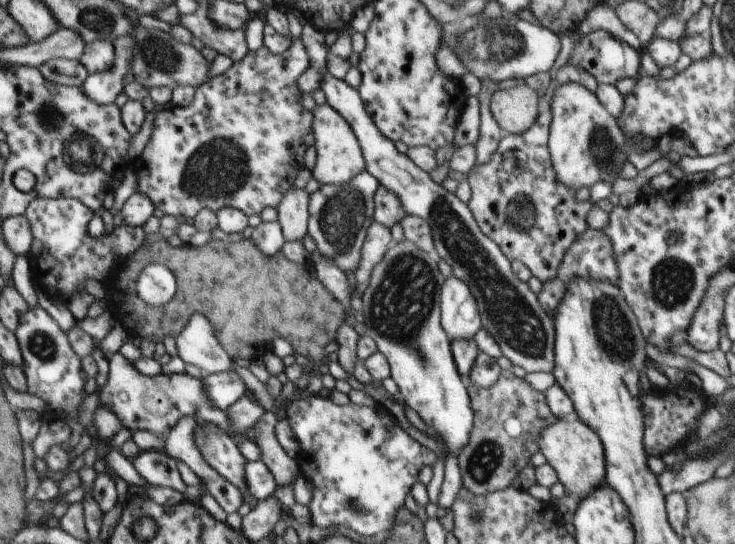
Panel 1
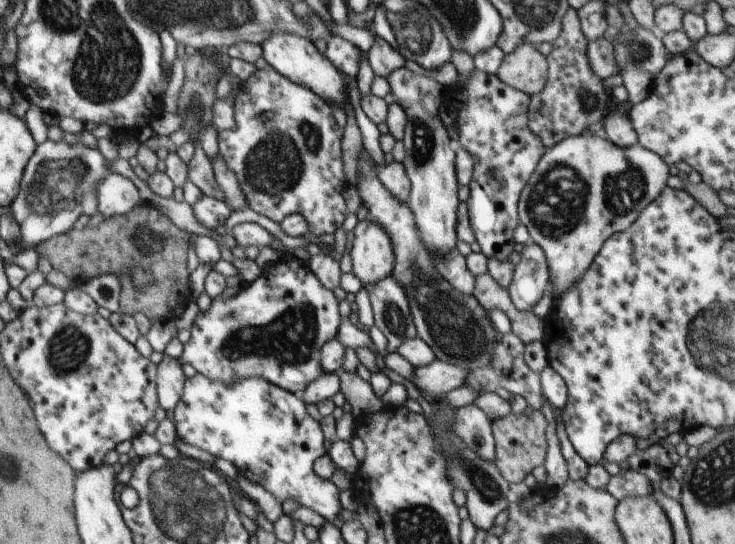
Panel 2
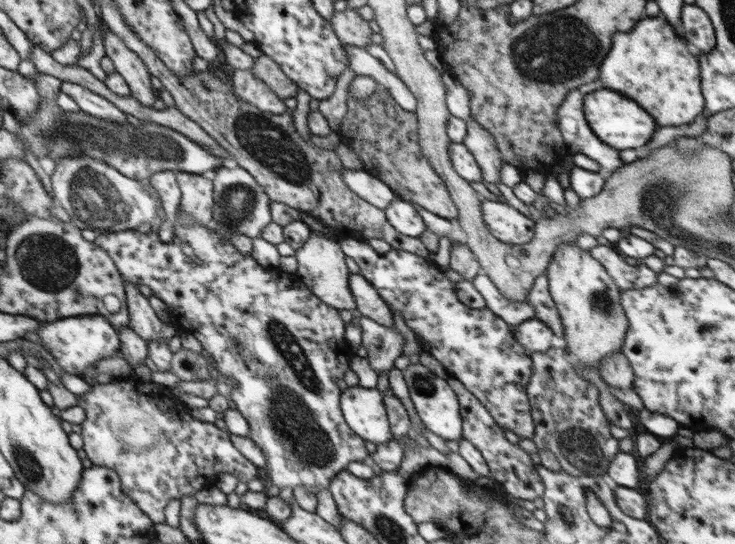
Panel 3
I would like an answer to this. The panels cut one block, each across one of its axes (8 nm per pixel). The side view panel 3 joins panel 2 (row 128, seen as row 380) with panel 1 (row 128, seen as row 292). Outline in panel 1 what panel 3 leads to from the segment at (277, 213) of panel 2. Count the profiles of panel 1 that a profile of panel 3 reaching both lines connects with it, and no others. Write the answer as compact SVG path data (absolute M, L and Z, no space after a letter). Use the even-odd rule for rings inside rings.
M296 38L293 45L287 51L278 54L274 54L263 44L258 50L254 52L248 51L248 54L245 54L239 61L234 61L234 64L226 72L212 77L209 81L204 81L195 90L194 99L189 106L171 106L158 113L153 122L154 128L152 129L151 137L140 156L144 165L140 172L138 172L138 188L136 192L147 194L155 208L163 210L166 215L175 217L185 216L186 218L194 218L203 208L209 208L216 213L220 209L234 207L240 209L247 217L251 214L260 215L260 212L264 208L268 208L268 206L277 208L284 195L289 190L295 188L294 180L298 178L298 172L304 168L311 168L312 164L312 161L310 161L311 149L315 144L313 112L308 111L300 103L303 92L299 90L297 85L297 79L308 70L309 64L306 49L302 45L300 38Z

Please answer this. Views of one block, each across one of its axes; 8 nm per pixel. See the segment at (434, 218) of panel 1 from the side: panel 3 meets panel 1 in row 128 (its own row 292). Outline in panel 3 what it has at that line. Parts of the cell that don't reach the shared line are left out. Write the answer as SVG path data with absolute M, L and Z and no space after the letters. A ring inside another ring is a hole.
M350 273L350 290L352 291L356 308L366 317L382 326L392 326L393 312L378 291L360 273Z

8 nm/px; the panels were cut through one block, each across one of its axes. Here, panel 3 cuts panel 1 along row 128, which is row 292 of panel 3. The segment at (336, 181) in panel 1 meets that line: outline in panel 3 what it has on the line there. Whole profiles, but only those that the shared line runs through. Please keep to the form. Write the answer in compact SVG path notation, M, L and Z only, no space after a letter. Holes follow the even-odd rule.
M311 232L308 241L295 251L298 261L297 274L303 283L324 303L338 311L351 311L356 308L349 285L350 269L347 267L339 239L326 239L320 232Z

